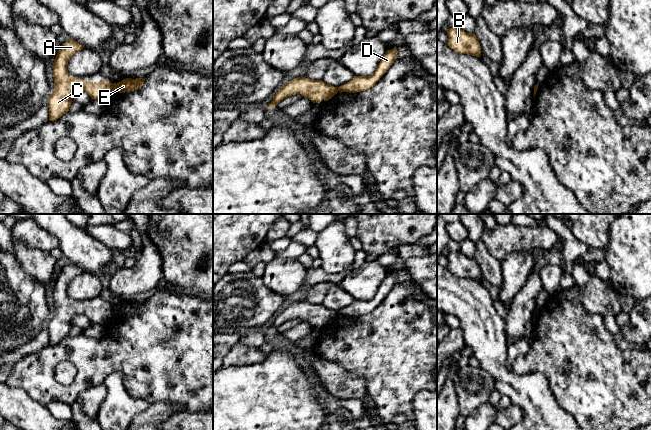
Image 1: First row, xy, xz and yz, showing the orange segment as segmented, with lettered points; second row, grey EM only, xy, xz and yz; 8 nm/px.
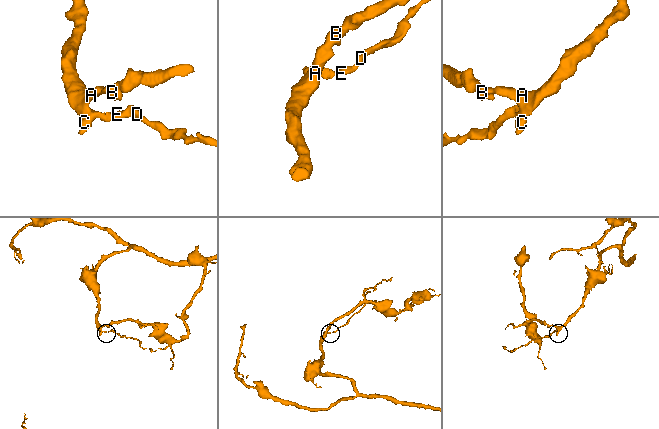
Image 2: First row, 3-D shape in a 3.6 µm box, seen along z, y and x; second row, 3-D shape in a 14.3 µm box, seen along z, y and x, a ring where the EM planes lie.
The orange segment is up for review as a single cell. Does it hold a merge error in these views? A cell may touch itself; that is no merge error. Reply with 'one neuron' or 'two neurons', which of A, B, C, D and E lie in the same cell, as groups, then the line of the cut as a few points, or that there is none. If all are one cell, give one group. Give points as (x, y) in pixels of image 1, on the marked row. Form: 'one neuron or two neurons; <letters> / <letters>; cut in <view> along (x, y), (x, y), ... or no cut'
two neurons; A B C / D E; cut in xy along (115, 84), (113, 88)

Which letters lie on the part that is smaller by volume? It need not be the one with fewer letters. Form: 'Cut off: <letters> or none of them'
Cut off: D, E

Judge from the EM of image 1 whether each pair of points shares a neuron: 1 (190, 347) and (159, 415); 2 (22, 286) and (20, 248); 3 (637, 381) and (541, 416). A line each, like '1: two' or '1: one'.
1: two
2: two
3: two

